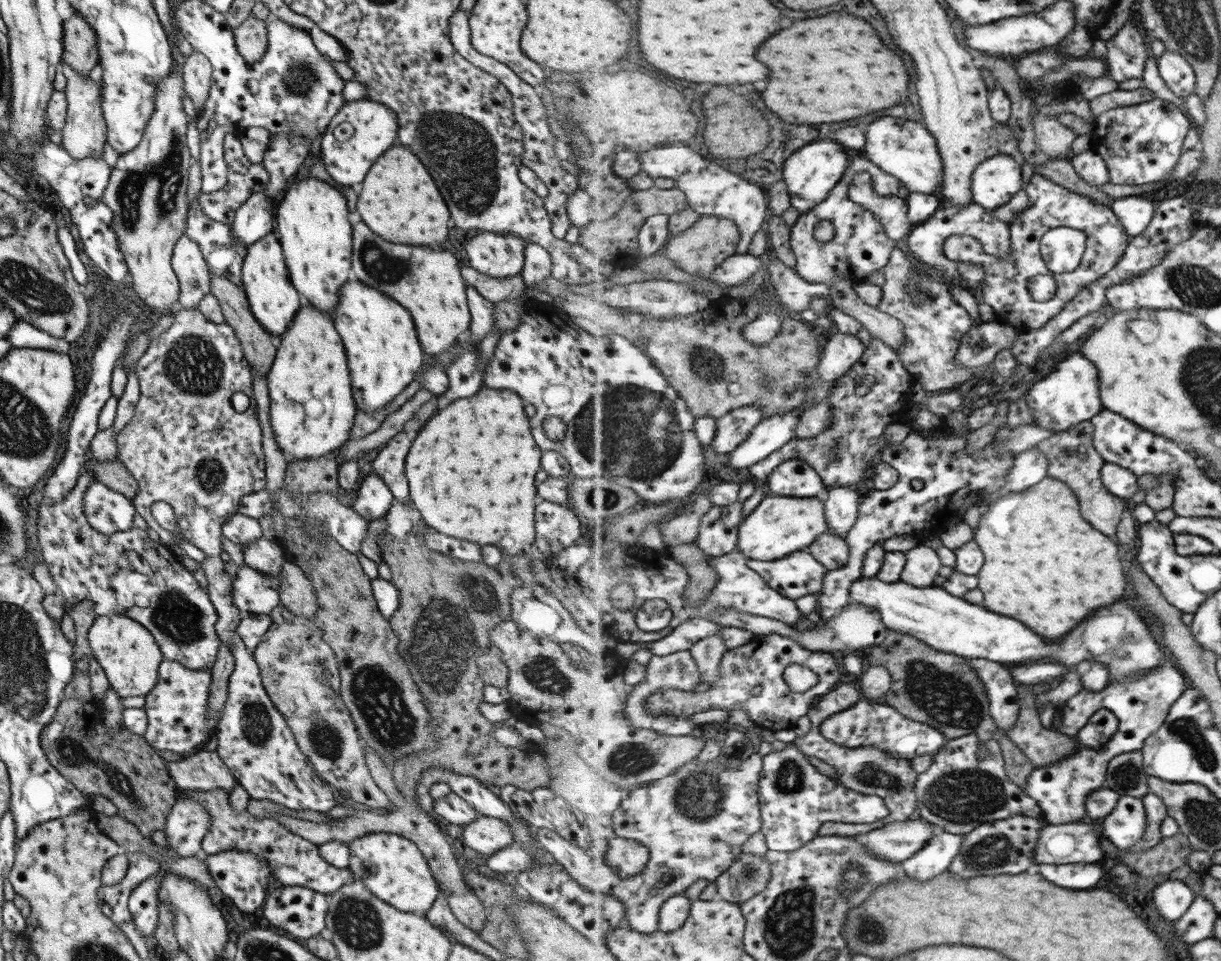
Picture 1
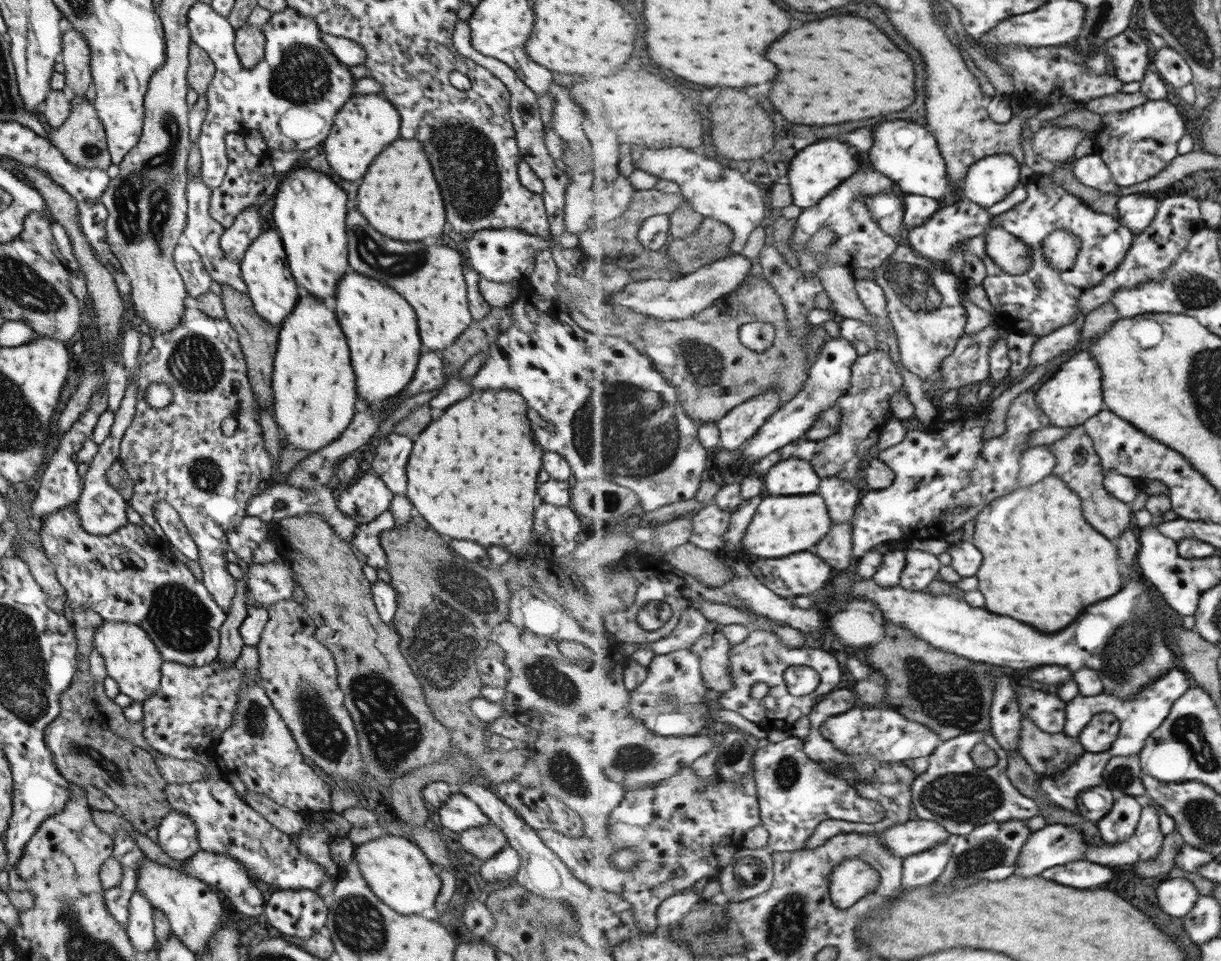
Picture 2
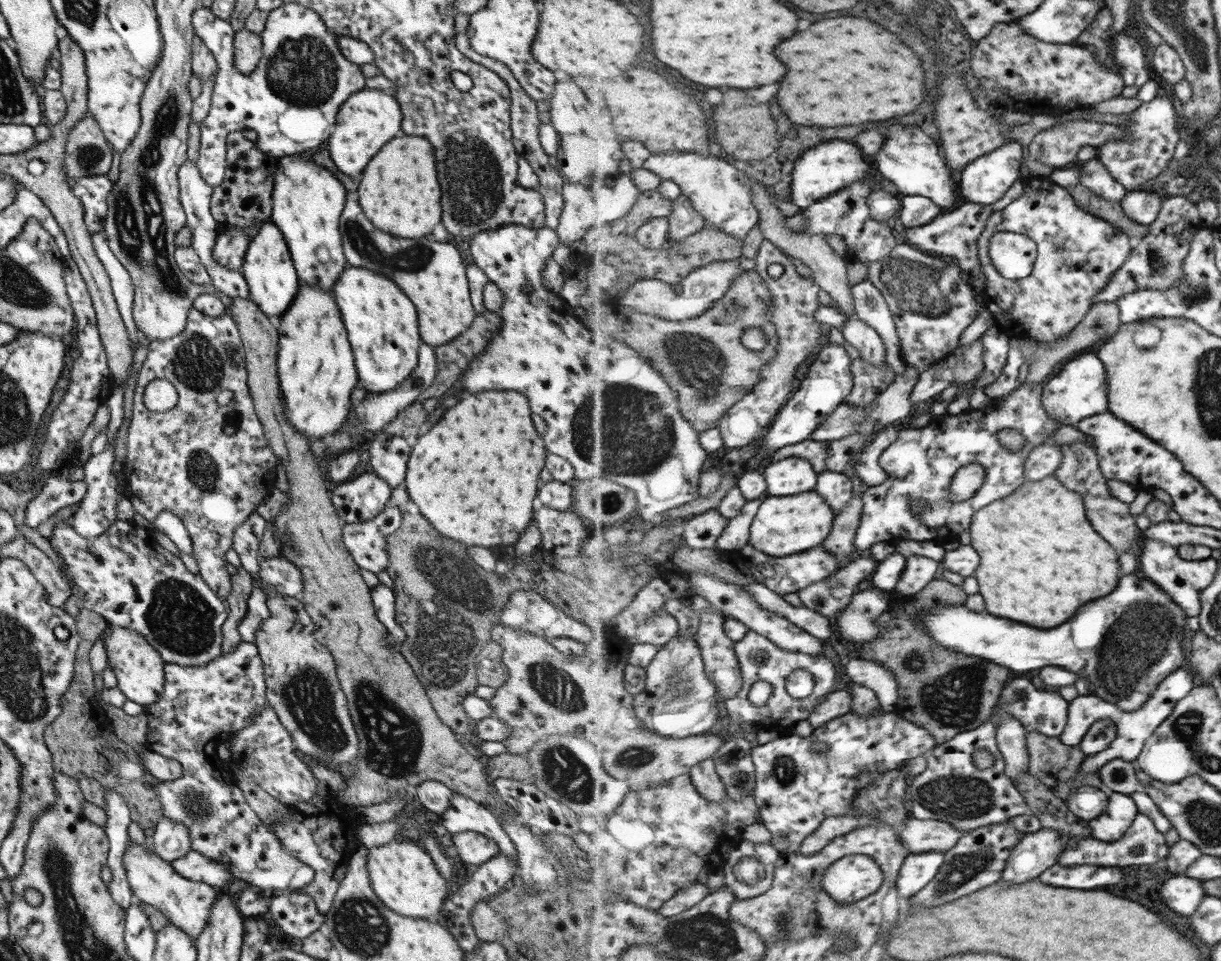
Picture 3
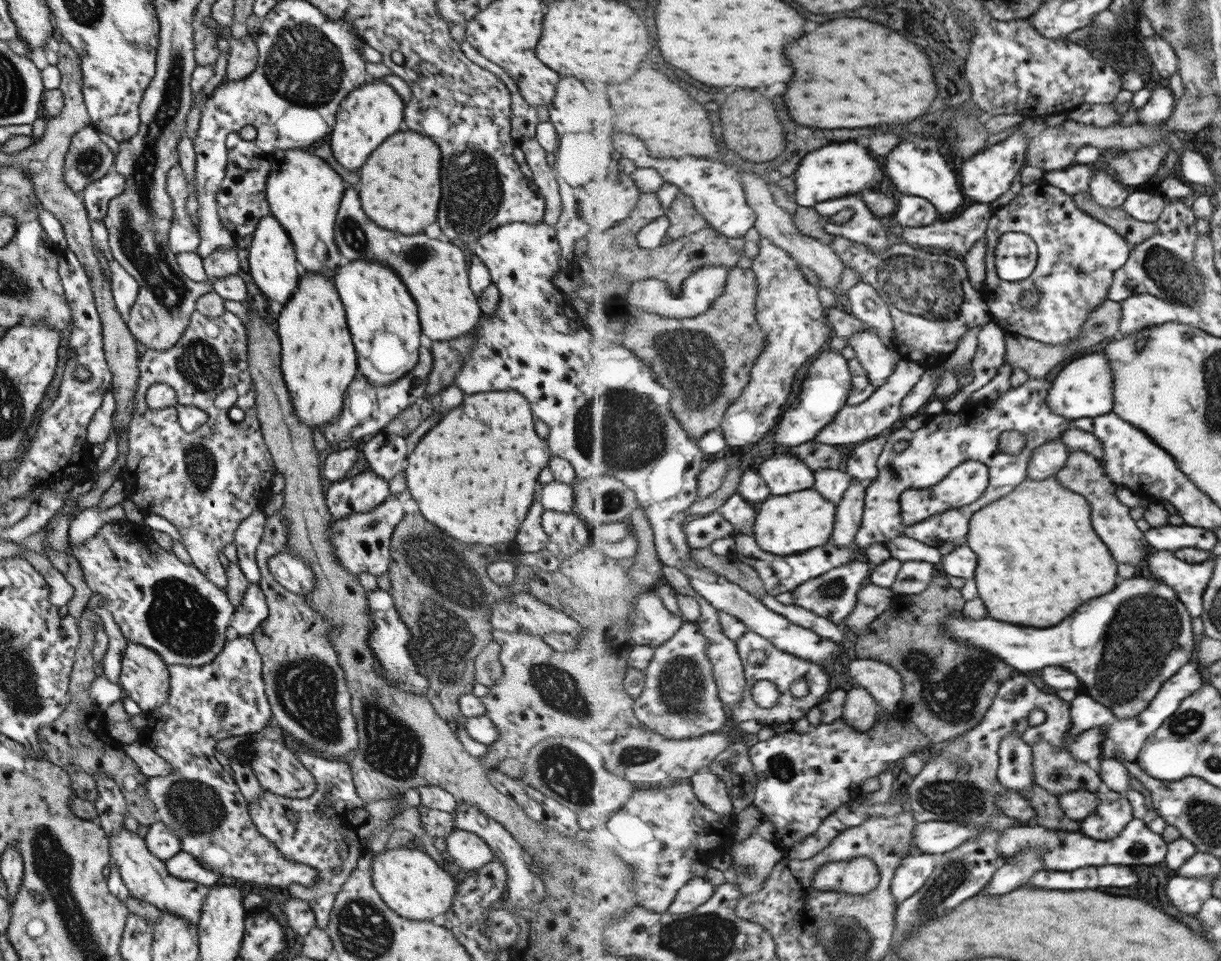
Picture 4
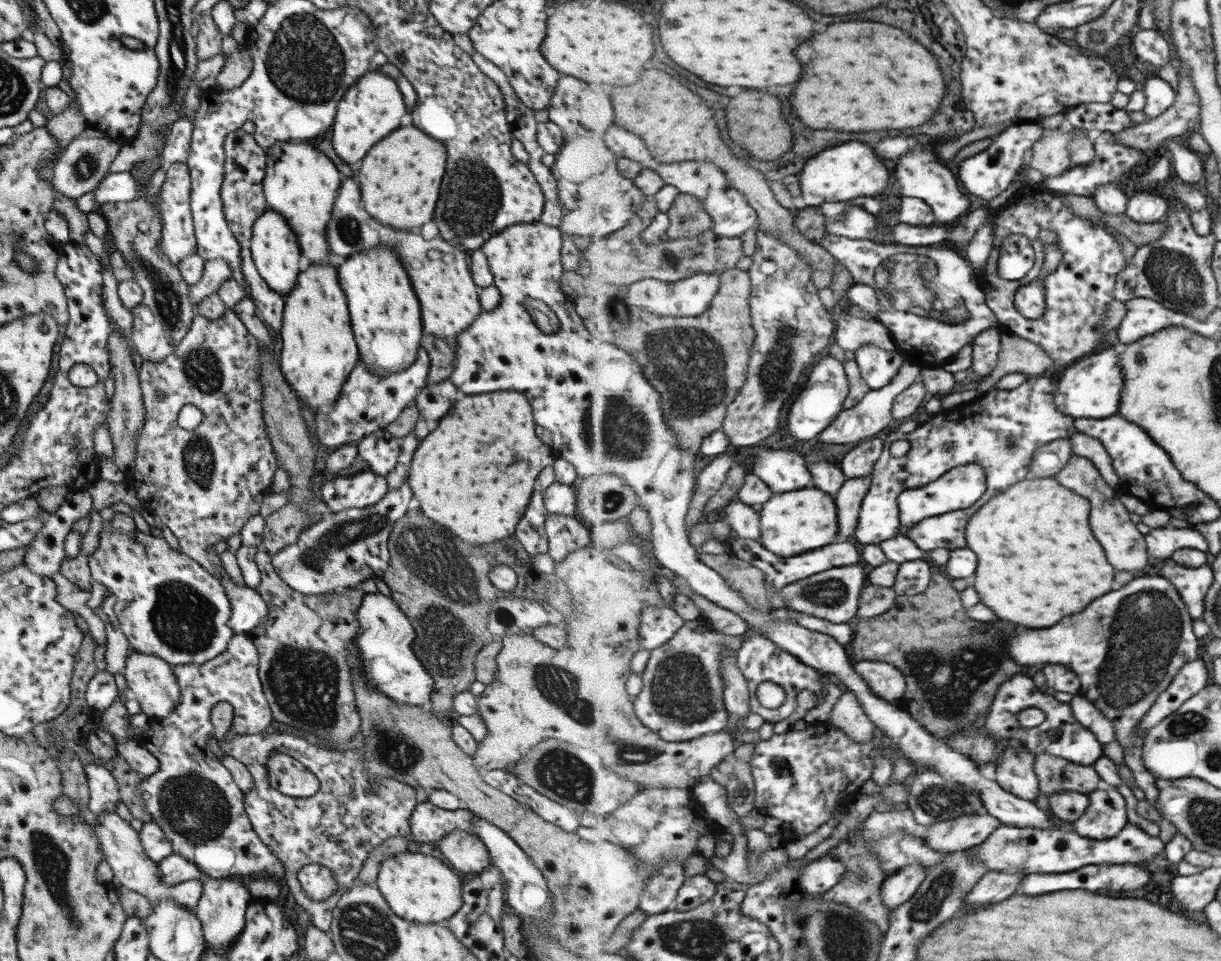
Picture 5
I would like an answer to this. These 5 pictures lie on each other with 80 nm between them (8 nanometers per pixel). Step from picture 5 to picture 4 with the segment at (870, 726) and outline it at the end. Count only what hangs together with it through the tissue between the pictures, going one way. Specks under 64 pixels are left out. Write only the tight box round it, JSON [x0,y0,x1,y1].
[843,686,879,732]

